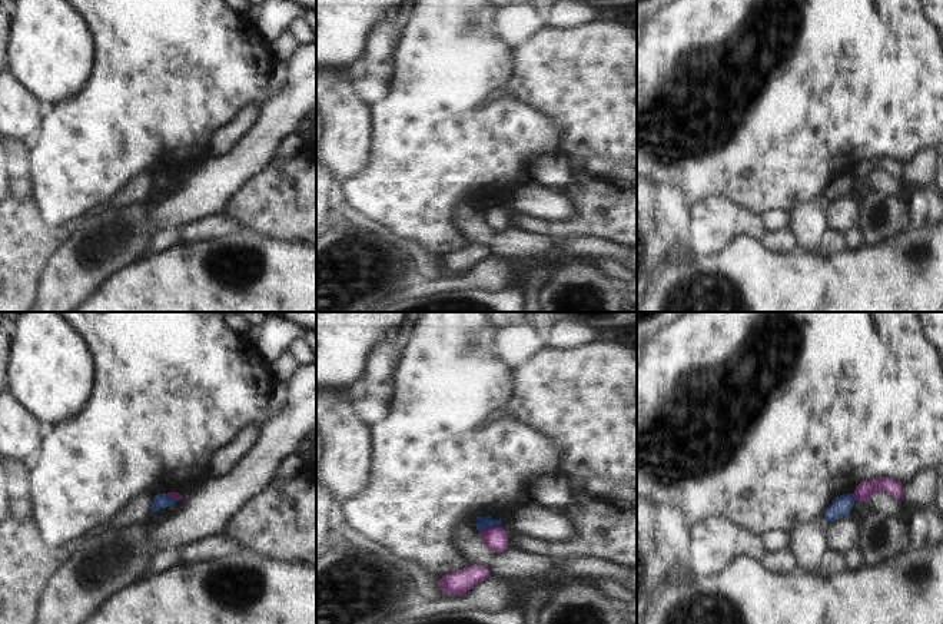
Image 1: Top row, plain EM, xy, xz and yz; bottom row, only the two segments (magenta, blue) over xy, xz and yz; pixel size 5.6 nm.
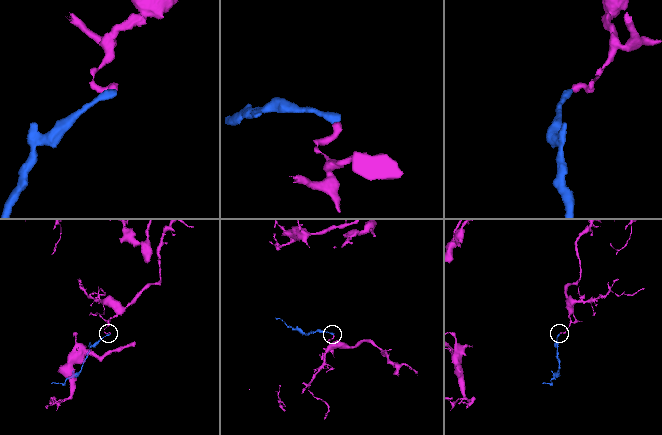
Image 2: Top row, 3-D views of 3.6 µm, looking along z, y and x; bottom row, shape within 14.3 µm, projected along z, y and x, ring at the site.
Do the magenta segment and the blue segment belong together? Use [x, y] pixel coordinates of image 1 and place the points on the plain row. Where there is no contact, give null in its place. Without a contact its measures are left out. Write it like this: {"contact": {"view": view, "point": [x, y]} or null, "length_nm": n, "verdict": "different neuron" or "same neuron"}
{"contact": {"view": "xz", "point": [490, 206]}, "length_nm": 120, "verdict": "different neuron"}

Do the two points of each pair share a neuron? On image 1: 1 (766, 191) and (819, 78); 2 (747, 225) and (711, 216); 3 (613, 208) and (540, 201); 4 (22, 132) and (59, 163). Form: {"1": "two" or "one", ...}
{"1": "one", "2": "one", "3": "two", "4": "two"}

